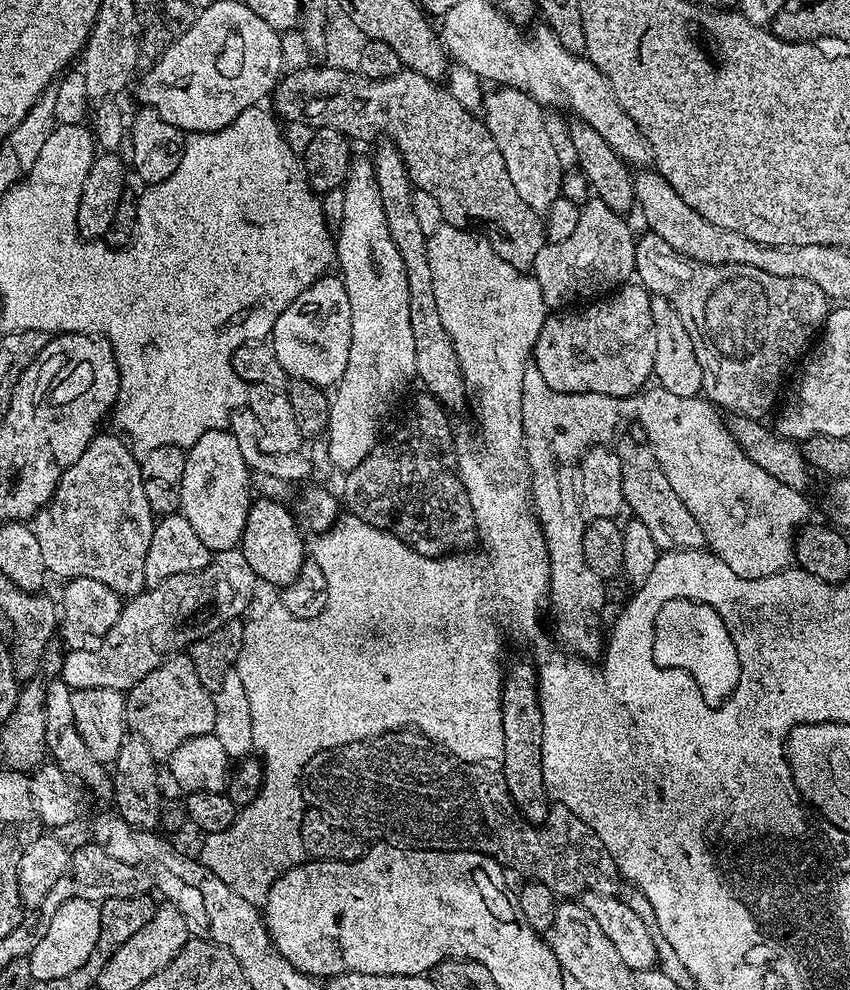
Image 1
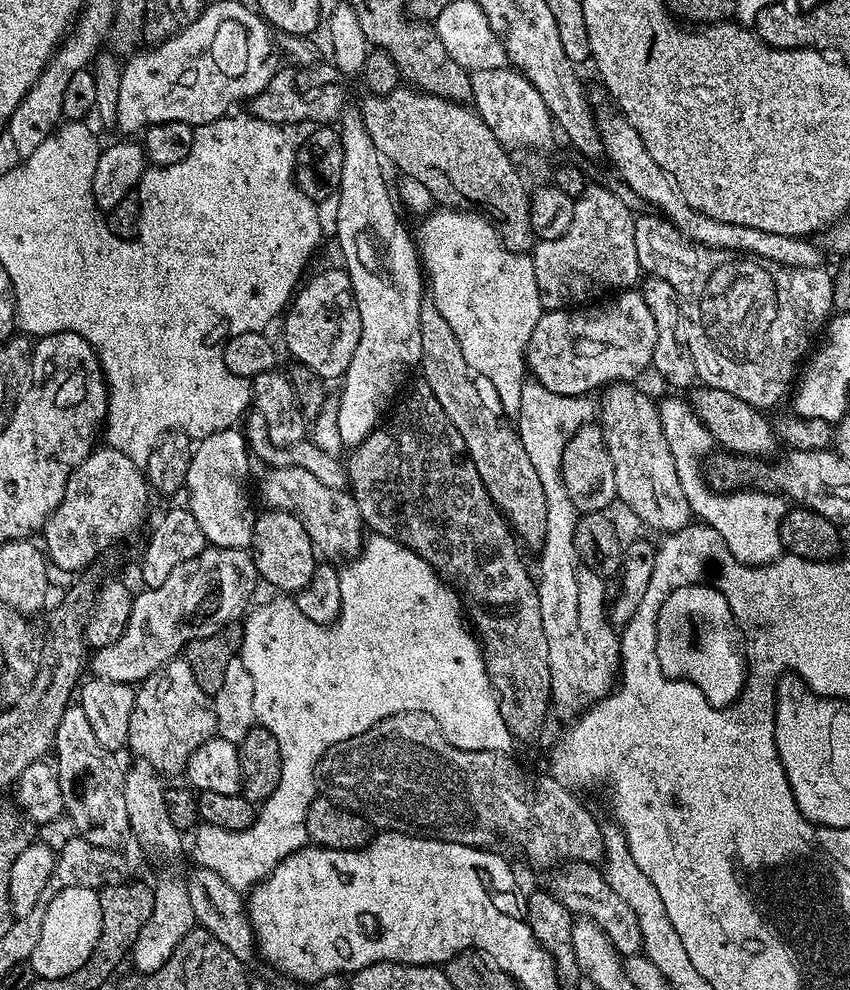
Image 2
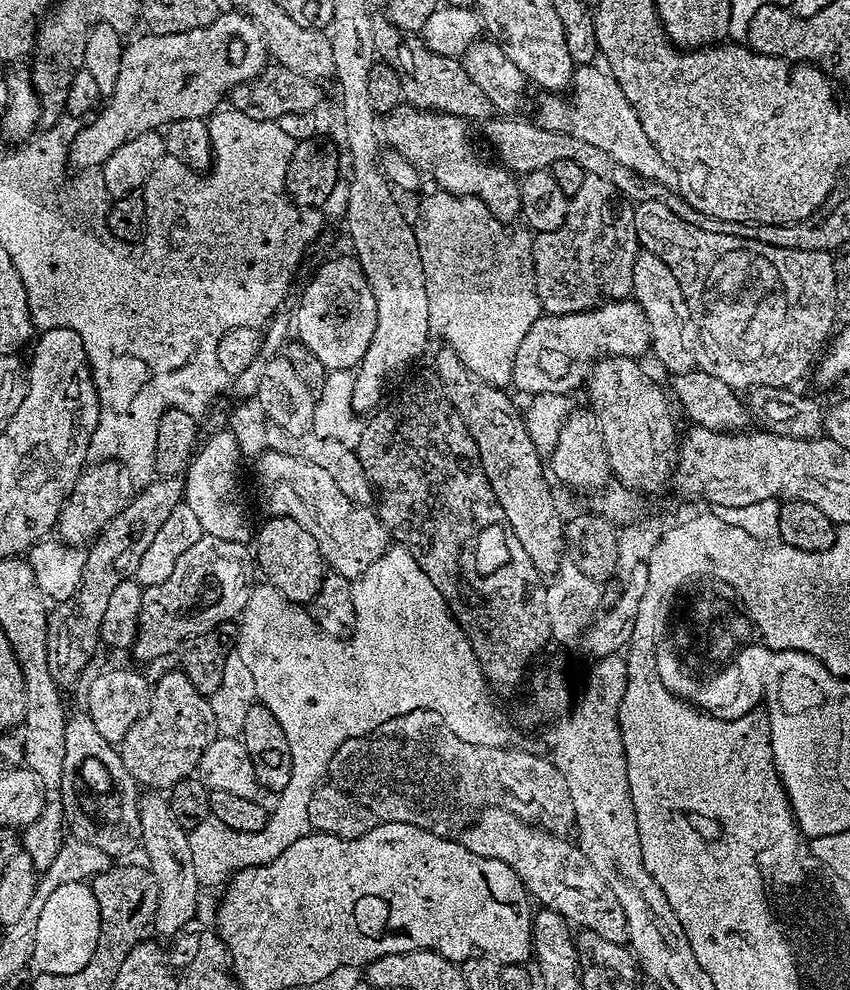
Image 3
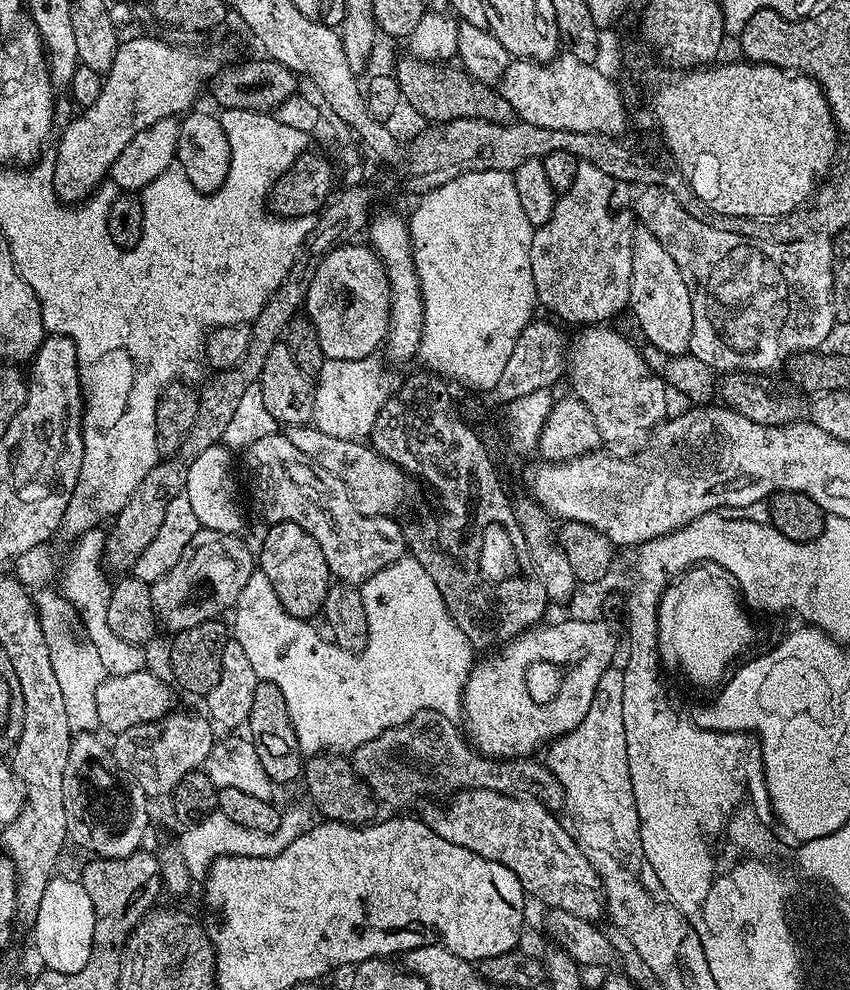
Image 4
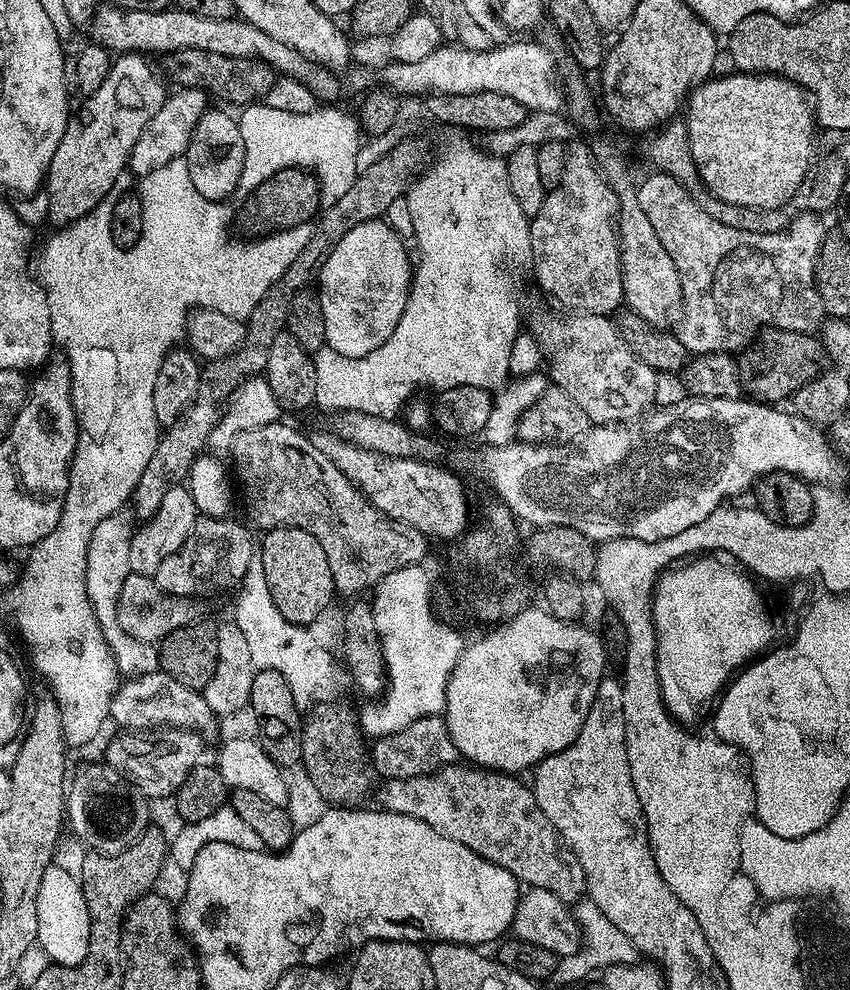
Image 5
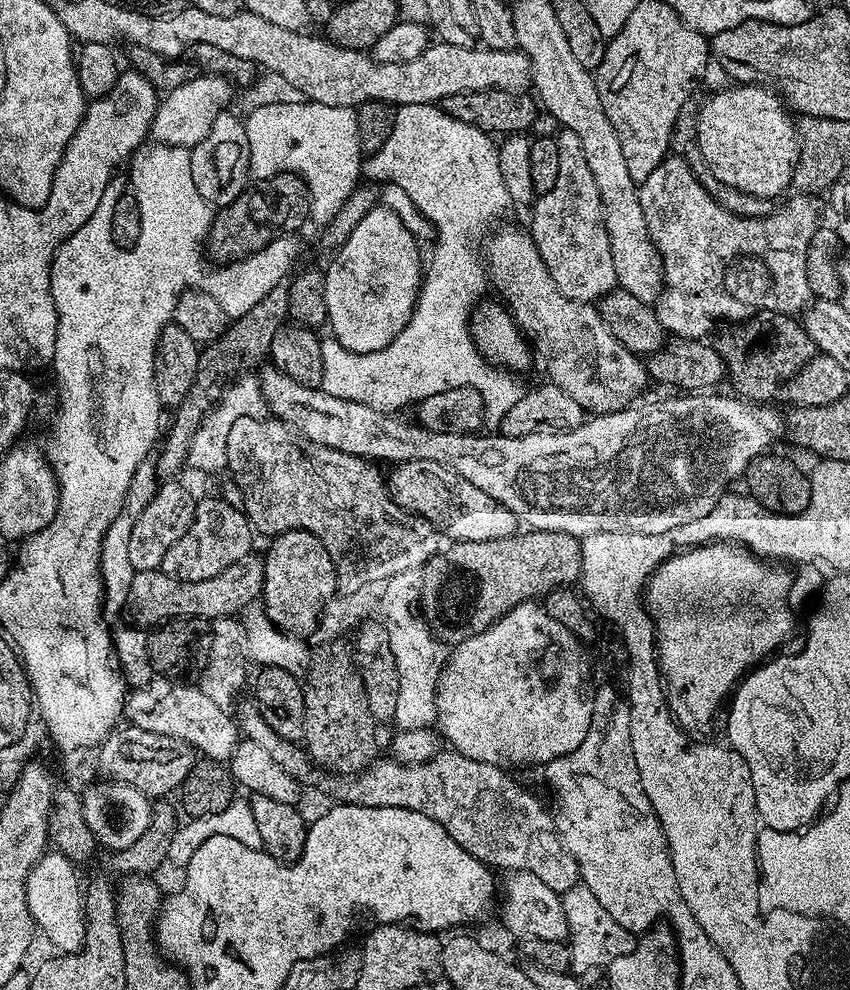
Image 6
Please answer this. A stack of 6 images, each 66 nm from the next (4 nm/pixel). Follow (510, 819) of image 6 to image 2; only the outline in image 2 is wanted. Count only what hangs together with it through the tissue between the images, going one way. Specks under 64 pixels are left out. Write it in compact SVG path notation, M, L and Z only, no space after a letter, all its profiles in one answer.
M568 862L561 868L564 869L556 880L554 891L562 906L566 906L577 917L593 920L608 935L621 957L639 953L642 948L642 932L638 930L638 918L634 918L634 910L630 910L630 906L626 906L626 902L614 894L603 871L593 864L579 862Z

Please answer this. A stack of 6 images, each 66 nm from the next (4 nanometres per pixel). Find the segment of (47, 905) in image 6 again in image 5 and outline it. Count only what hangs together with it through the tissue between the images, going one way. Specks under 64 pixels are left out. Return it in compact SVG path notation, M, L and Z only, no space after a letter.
M53 866L42 874L42 884L38 886L38 934L36 944L49 956L53 965L61 968L75 968L86 958L90 946L90 910L86 906L84 891L75 871L67 872L64 868Z

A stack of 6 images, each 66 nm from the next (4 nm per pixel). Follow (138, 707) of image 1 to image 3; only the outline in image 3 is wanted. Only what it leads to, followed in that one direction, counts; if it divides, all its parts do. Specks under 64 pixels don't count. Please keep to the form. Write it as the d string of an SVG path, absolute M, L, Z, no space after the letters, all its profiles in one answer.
M175 671L161 674L160 681L151 689L147 709L134 721L130 730L126 730L124 739L118 745L126 770L130 770L137 785L148 790L171 790L179 780L193 775L199 769L206 746L210 746L210 742L214 742L218 735L211 699L194 690L190 678L186 678L184 671Z

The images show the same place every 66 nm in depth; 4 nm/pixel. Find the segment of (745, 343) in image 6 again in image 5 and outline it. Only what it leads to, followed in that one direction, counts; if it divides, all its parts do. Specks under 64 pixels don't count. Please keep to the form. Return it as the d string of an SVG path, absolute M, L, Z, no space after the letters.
M781 330L769 331L767 335L768 348L761 350L760 357L752 368L752 377L749 380L747 377L746 388L748 392L749 390L753 392L749 393L757 401L776 406L787 401L803 384L825 371L829 359L823 343L815 335Z

